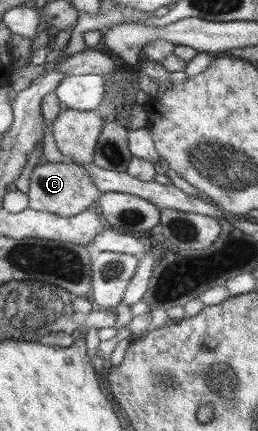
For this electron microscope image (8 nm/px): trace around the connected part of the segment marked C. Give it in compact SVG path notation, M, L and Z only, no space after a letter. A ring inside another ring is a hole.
M63 160L61 162L46 162L36 165L30 175L28 183L28 208L35 211L46 211L59 217L73 217L80 214L91 201L97 199L96 184L90 173L75 162Z

